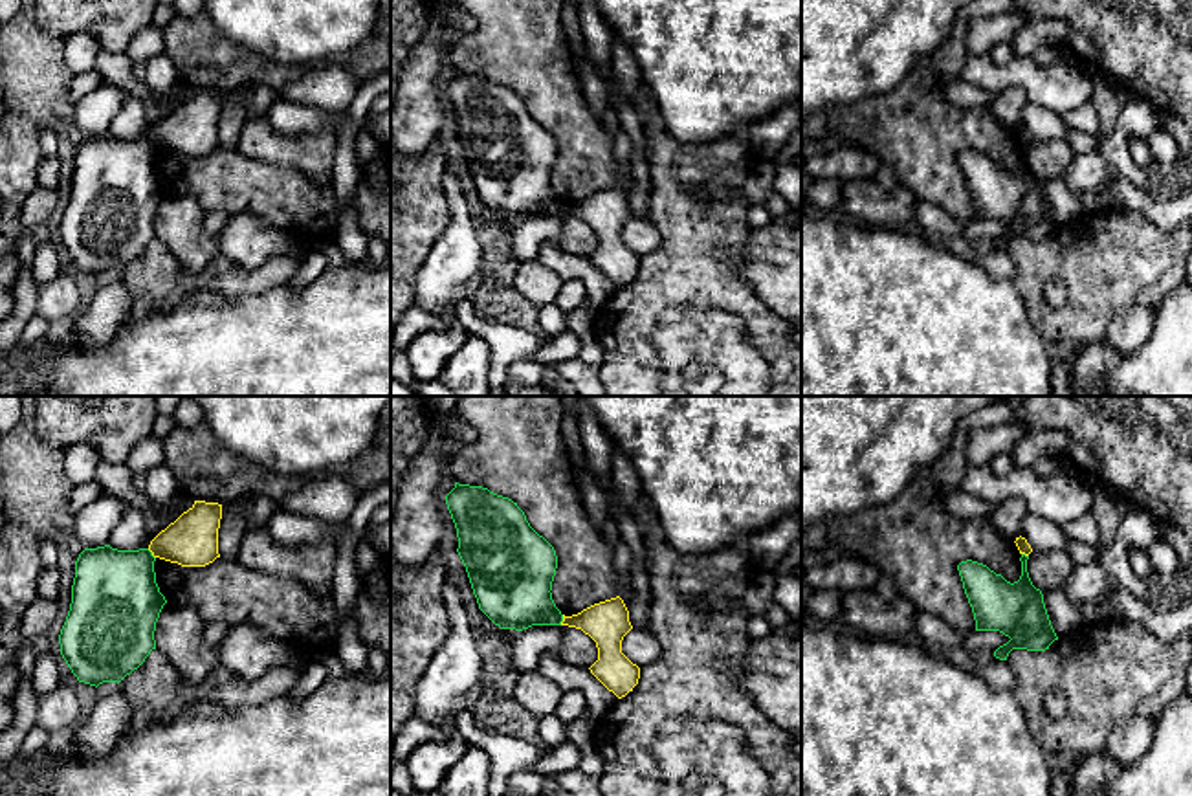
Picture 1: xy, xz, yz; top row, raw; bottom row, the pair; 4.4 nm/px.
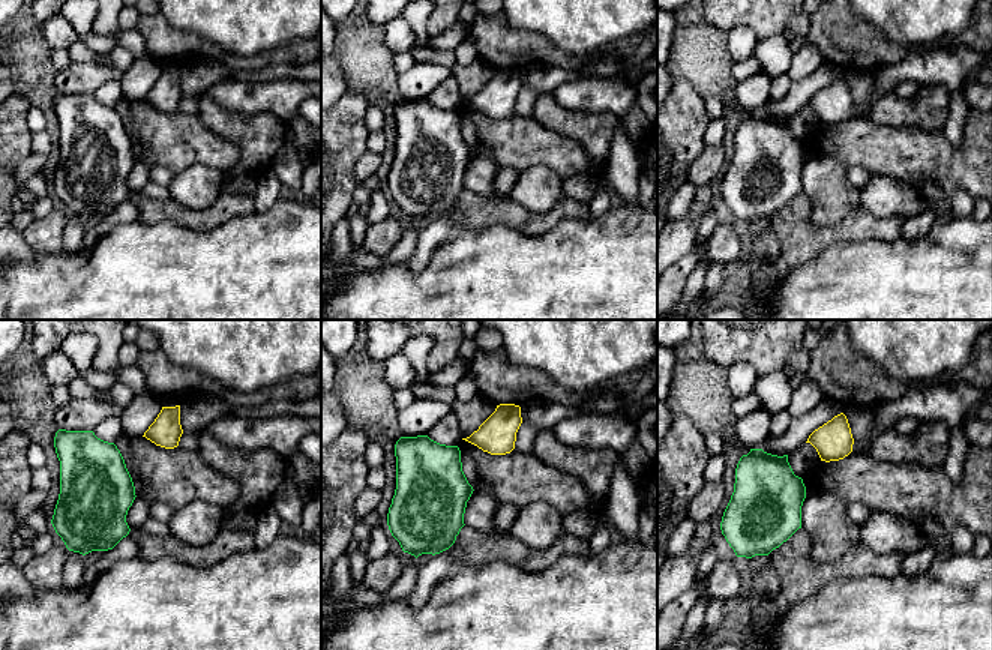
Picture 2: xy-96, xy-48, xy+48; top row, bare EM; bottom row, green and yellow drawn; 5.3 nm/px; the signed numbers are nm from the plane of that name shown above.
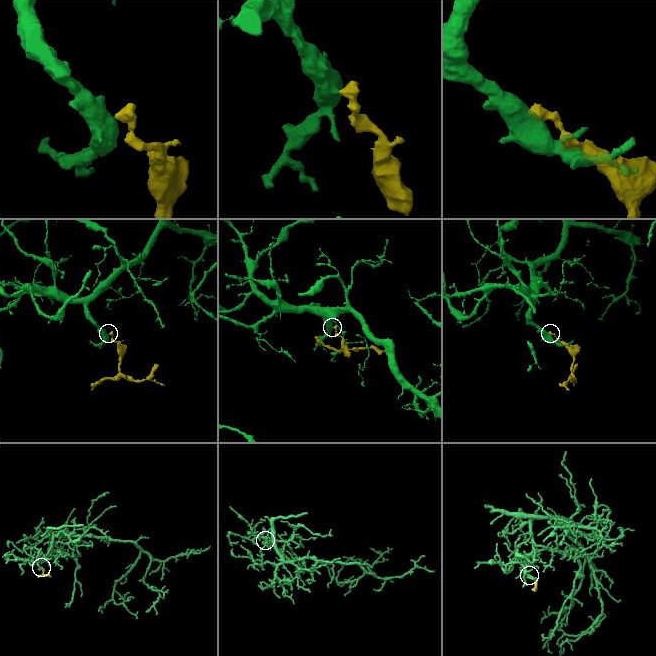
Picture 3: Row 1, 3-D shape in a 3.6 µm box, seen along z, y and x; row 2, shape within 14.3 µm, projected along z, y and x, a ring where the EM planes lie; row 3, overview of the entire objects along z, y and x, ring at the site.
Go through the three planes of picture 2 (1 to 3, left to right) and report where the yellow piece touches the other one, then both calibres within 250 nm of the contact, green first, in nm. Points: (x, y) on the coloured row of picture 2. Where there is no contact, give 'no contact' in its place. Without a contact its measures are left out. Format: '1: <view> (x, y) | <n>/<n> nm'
1: no contact
2: no contact
3: no contact

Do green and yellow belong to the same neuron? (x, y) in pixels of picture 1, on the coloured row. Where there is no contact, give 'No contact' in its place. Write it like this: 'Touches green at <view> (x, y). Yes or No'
Touches green at xz (562, 620). No

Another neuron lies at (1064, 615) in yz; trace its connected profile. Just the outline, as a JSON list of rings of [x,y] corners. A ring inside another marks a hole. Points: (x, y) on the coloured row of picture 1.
[[[1042,591],[1051,625],[1060,640],[1067,640],[1084,624],[1075,602],[1060,592]]]

